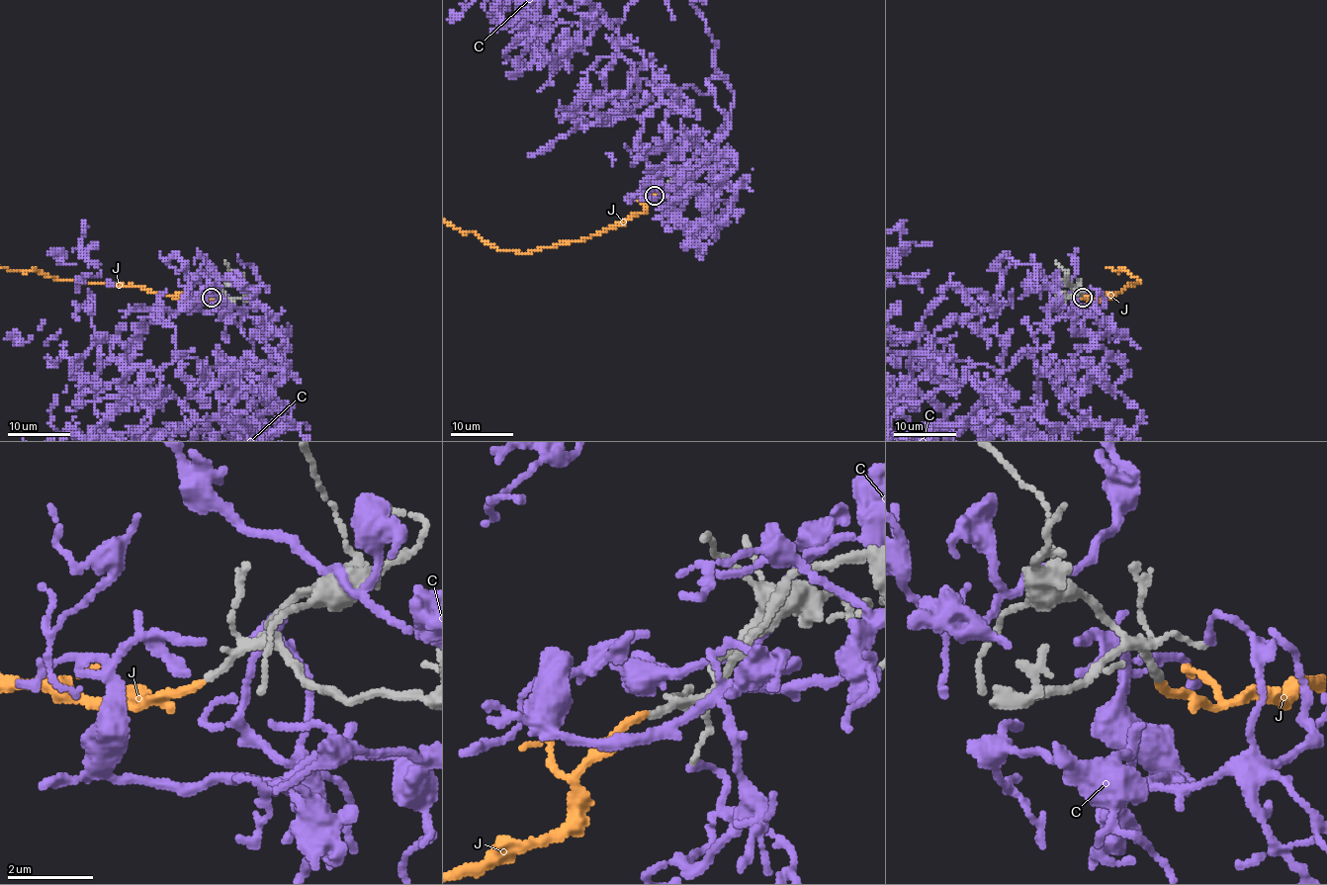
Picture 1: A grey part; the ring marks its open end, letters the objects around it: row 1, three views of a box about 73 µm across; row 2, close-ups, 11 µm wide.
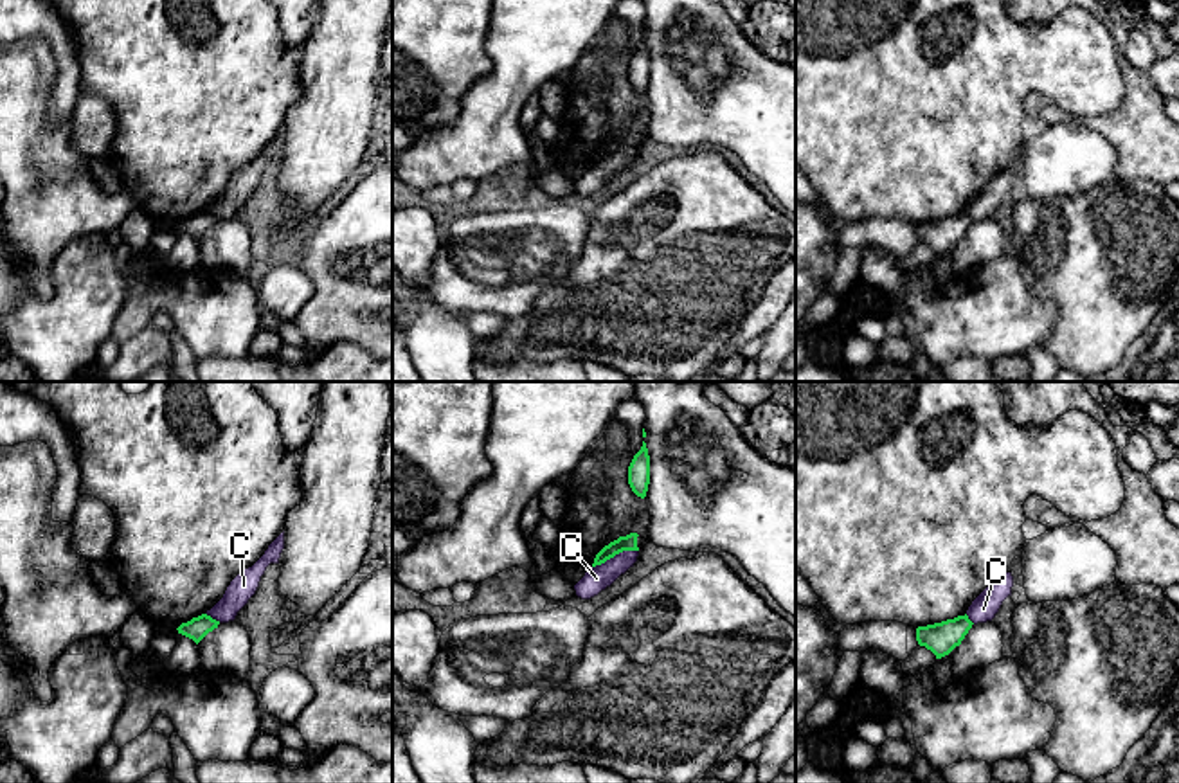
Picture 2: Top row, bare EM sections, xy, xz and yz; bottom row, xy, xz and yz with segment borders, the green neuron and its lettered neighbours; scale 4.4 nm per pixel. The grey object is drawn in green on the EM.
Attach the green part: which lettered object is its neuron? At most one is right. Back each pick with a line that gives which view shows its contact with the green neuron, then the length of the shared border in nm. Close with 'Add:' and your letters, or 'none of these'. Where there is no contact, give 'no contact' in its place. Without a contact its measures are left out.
J: no contact
Add: J

